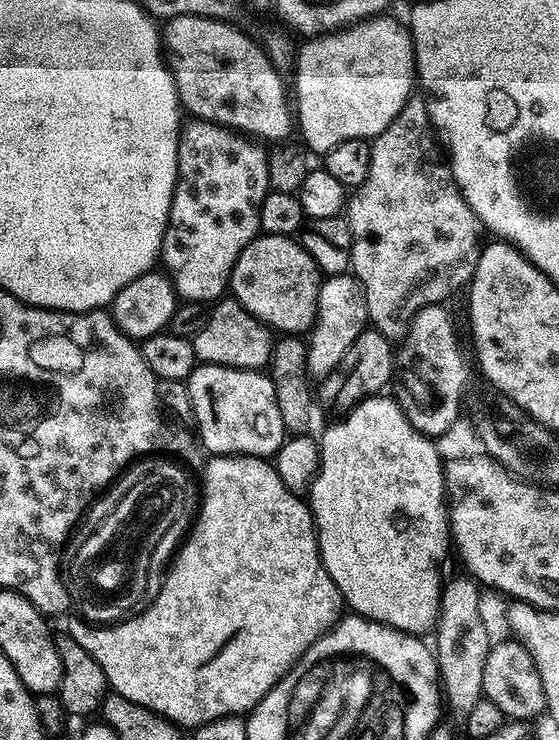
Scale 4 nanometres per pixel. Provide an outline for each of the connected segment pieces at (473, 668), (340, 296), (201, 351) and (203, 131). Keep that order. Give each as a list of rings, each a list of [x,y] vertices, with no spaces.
[[[471,575],[456,576],[443,585],[440,594],[440,614],[434,625],[436,644],[434,655],[438,675],[446,702],[457,708],[460,714],[474,710],[476,703],[484,696],[483,671],[489,652],[490,639],[484,616],[480,613],[480,592],[482,588]]]
[[[350,274],[329,275],[320,285],[316,297],[316,317],[306,338],[305,373],[312,379],[323,380],[342,360],[342,354],[354,339],[367,327],[363,293],[354,276]]]
[[[224,298],[211,305],[206,326],[202,326],[202,330],[198,330],[198,334],[191,337],[191,341],[197,361],[221,364],[227,368],[260,370],[269,363],[274,336],[265,325],[249,315],[236,300]]]
[[[196,118],[188,123],[183,125],[180,133],[176,189],[172,195],[160,255],[162,264],[165,264],[163,267],[167,275],[172,277],[176,295],[181,301],[216,302],[225,295],[232,267],[234,262],[238,262],[238,254],[242,254],[242,250],[246,250],[249,242],[258,235],[260,203],[270,190],[268,162],[265,153],[262,154],[255,148],[255,143],[235,131],[210,124],[204,118]]]

